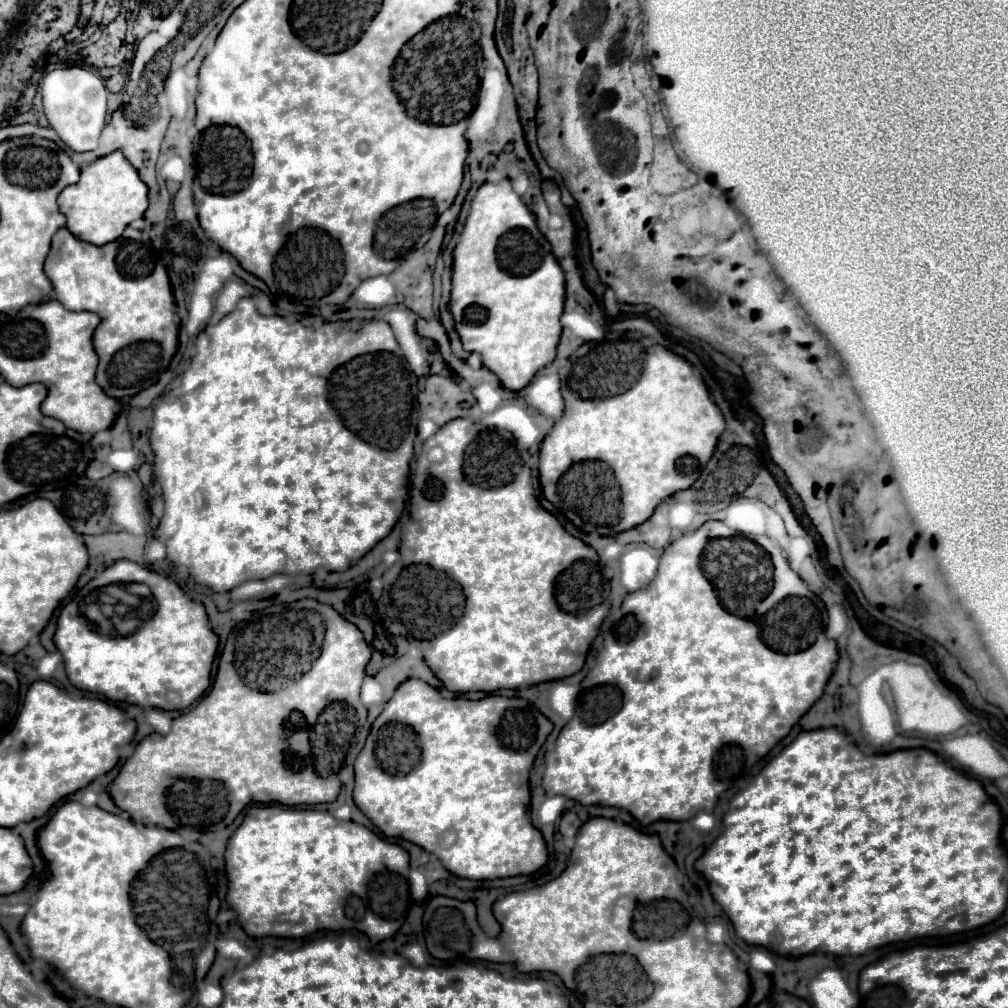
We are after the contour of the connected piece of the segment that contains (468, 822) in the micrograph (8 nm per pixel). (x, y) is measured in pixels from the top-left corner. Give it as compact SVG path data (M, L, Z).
M406 679L404 683L398 685L398 689L394 691L392 699L386 703L384 711L376 717L376 721L370 727L370 733L366 737L364 749L358 753L356 761L354 761L354 791L352 791L352 799L354 805L368 817L372 819L372 823L386 835L386 837L400 837L404 841L410 841L422 849L426 849L428 853L434 853L442 865L456 877L464 877L464 879L474 879L474 881L484 881L484 879L498 879L498 877L514 877L514 875L528 875L538 871L542 865L546 865L548 861L548 851L546 851L546 843L542 839L542 833L532 825L530 821L530 789L528 789L528 771L534 763L536 753L540 751L542 743L546 741L546 737L552 731L552 723L540 715L528 701L512 697L484 697L480 701L470 701L470 699L444 699L440 697L438 689L430 687L428 683L420 681L420 679Z

